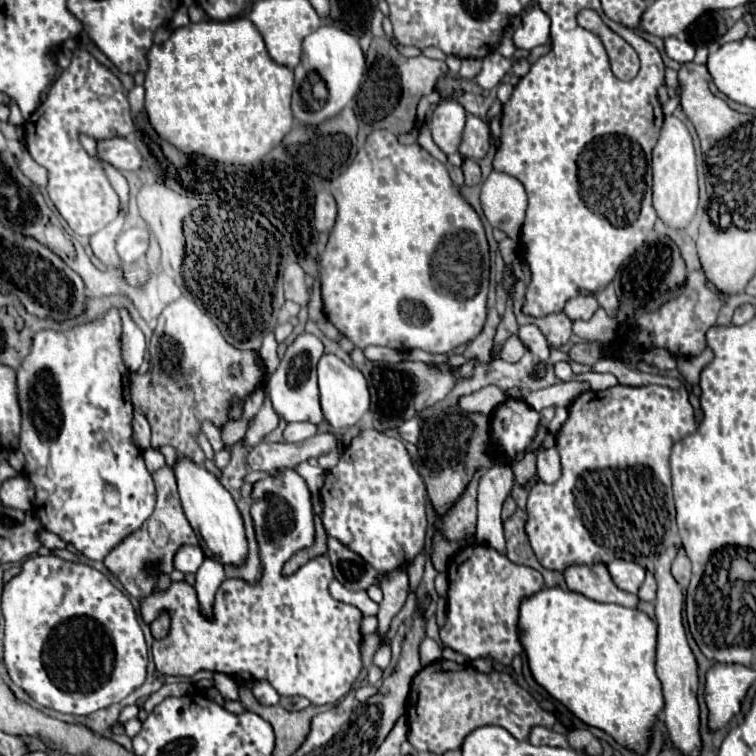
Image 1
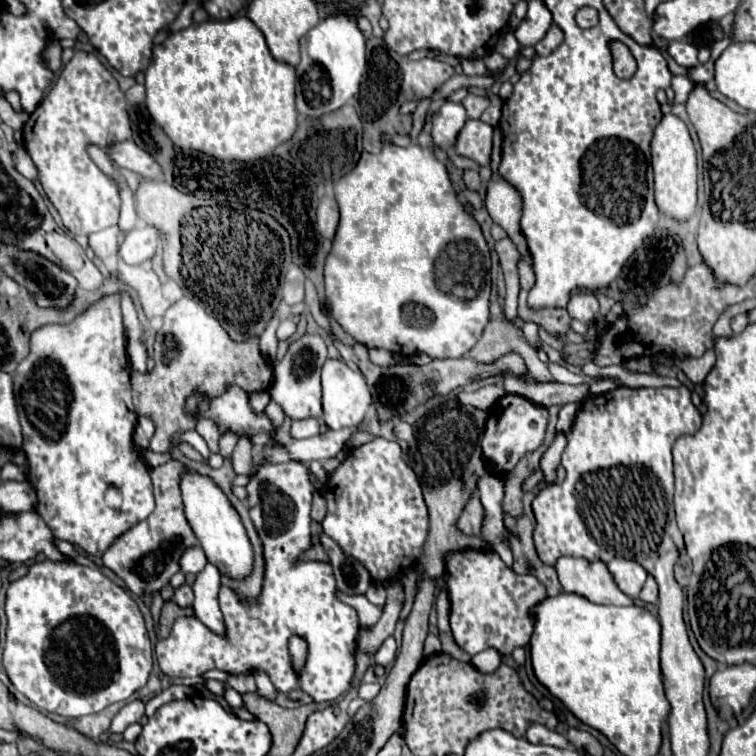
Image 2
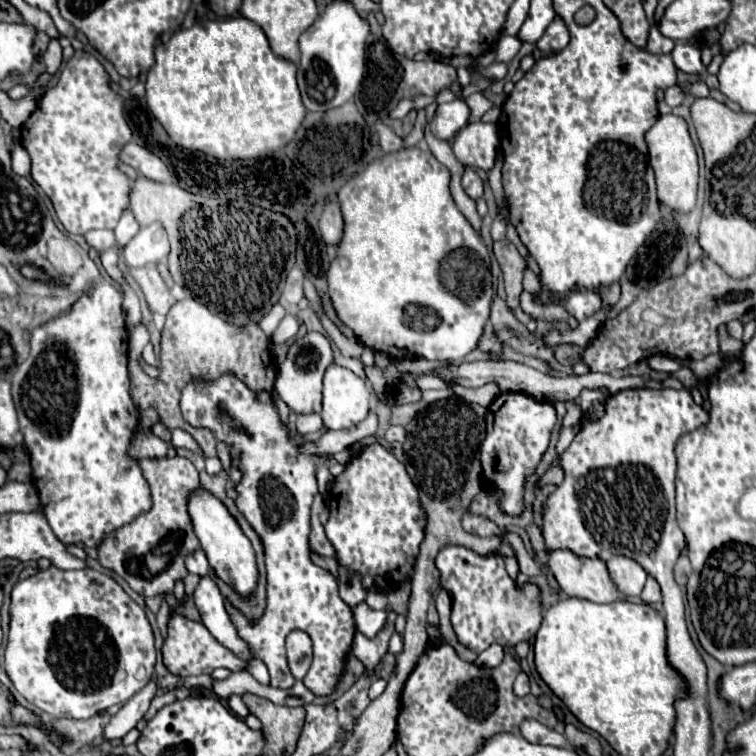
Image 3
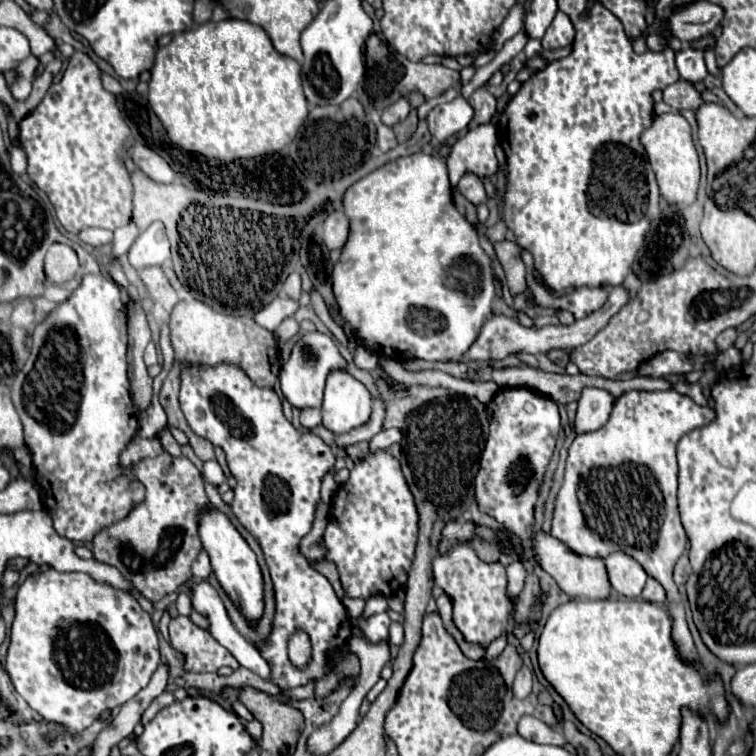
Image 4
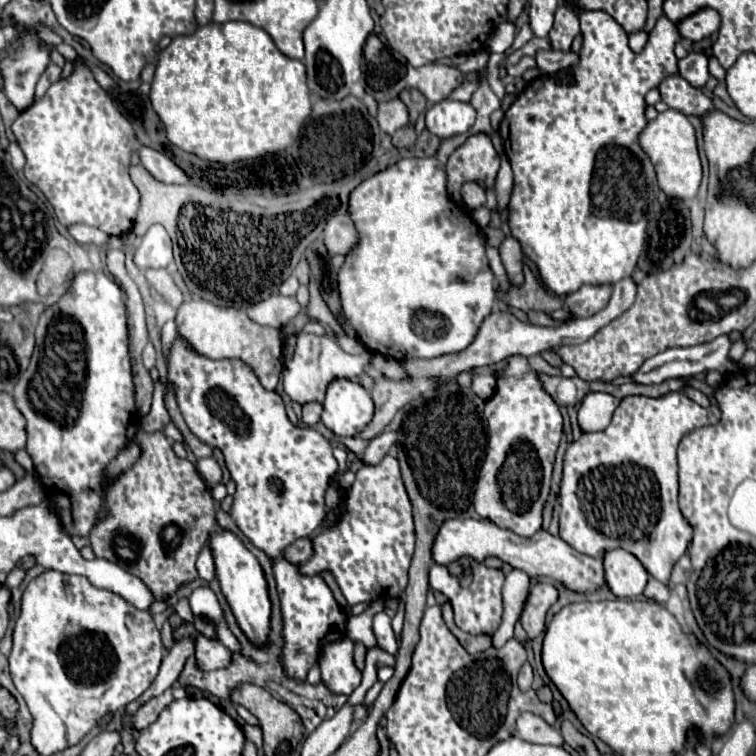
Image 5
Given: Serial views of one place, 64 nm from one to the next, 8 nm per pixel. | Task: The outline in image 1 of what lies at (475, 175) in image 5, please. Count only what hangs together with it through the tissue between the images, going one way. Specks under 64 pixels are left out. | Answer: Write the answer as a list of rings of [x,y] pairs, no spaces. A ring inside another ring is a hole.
[[[468,114],[466,116],[466,128],[464,128],[464,136],[462,136],[462,144],[460,144],[460,154],[480,160],[486,156],[490,146],[490,128],[488,124],[474,116]]]

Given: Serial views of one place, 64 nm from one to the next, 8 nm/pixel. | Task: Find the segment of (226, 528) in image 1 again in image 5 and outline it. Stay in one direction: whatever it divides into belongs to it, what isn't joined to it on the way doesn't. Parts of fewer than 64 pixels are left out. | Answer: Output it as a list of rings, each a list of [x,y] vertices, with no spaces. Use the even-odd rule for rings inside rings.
[[[214,528],[208,536],[208,544],[212,548],[216,578],[220,582],[222,594],[226,596],[240,628],[254,644],[266,642],[266,636],[270,632],[270,598],[268,598],[268,586],[266,586],[266,578],[264,578],[260,562],[242,544],[242,540],[236,534],[232,534],[230,530]]]

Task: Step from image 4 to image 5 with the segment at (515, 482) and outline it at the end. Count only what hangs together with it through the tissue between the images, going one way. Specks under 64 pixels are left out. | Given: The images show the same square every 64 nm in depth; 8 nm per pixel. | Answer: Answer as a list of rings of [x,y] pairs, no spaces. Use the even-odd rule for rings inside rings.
[[[512,356],[508,360],[508,368],[498,378],[496,392],[486,402],[484,414],[488,418],[490,436],[488,436],[486,458],[476,480],[476,492],[474,492],[476,512],[504,530],[512,530],[518,536],[530,538],[542,528],[542,508],[550,492],[552,464],[556,448],[562,438],[562,414],[552,396],[546,396],[546,392],[542,392],[542,384],[538,384],[538,376],[528,366],[528,360],[524,356]]]

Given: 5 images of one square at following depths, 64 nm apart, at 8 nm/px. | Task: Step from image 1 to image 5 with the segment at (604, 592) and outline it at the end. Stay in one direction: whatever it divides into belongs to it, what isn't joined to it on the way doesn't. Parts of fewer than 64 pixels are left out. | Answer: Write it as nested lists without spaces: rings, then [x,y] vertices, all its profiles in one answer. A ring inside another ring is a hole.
[[[446,520],[436,536],[432,558],[436,564],[450,564],[462,556],[470,556],[478,562],[482,562],[486,556],[498,556],[500,560],[508,562],[512,568],[522,568],[528,576],[550,576],[564,584],[564,588],[578,592],[578,594],[590,594],[604,586],[604,568],[602,560],[586,556],[570,548],[562,538],[548,534],[546,530],[538,530],[532,538],[516,536],[510,530],[498,528],[494,522],[486,520]]]

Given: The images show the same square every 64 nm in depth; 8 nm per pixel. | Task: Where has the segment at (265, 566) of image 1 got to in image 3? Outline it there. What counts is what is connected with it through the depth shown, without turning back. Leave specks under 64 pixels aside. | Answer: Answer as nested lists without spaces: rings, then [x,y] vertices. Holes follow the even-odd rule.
[[[220,376],[216,382],[190,382],[184,388],[182,394],[182,414],[184,418],[194,426],[194,428],[210,428],[216,436],[216,440],[222,440],[230,444],[234,450],[240,450],[240,468],[244,472],[240,484],[238,484],[238,498],[236,504],[244,512],[246,520],[252,524],[256,534],[260,536],[264,544],[264,554],[266,554],[266,608],[262,618],[256,622],[248,622],[244,614],[240,614],[228,600],[224,600],[226,612],[232,620],[232,624],[238,630],[238,636],[248,644],[250,652],[266,664],[270,670],[270,686],[274,688],[292,688],[292,672],[288,668],[286,660],[286,648],[284,640],[292,630],[302,630],[310,636],[312,648],[314,648],[314,658],[310,664],[308,674],[304,676],[304,686],[314,692],[316,696],[330,696],[338,682],[344,676],[346,670],[346,656],[352,648],[356,624],[354,624],[354,614],[352,608],[338,596],[338,584],[336,578],[312,564],[310,560],[310,546],[308,546],[308,534],[310,534],[310,506],[312,498],[318,492],[316,484],[316,458],[318,456],[302,456],[298,448],[294,448],[294,442],[288,436],[286,426],[278,418],[278,412],[274,408],[274,400],[268,392],[252,392],[242,384],[236,376]],[[174,616],[168,622],[168,638],[162,644],[162,660],[168,672],[176,676],[198,676],[198,674],[210,674],[216,668],[228,668],[230,672],[238,672],[246,668],[246,662],[238,658],[232,650],[222,646],[202,622],[192,622],[182,616]]]

